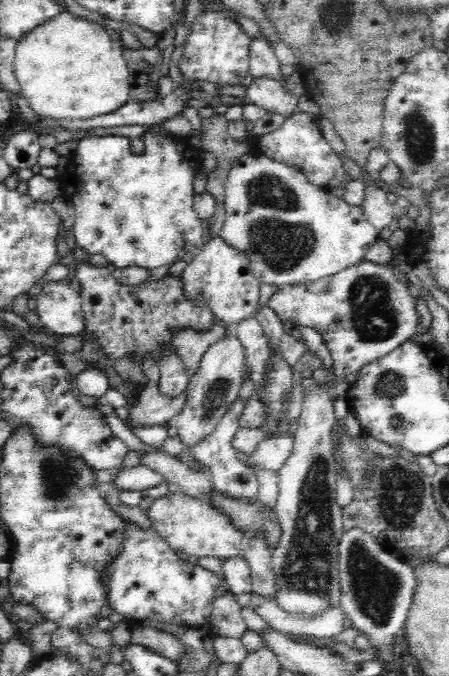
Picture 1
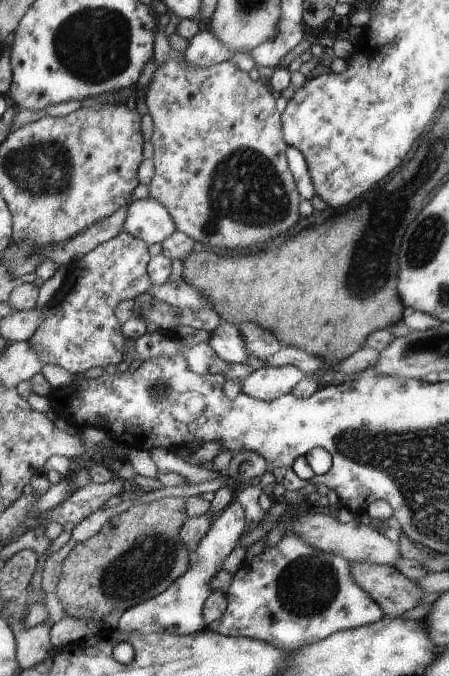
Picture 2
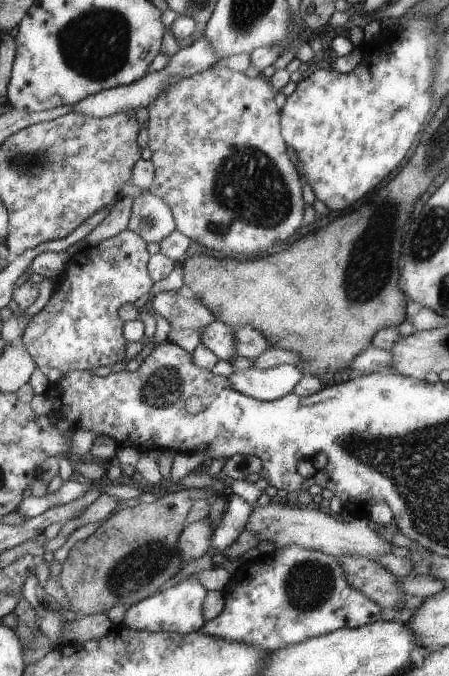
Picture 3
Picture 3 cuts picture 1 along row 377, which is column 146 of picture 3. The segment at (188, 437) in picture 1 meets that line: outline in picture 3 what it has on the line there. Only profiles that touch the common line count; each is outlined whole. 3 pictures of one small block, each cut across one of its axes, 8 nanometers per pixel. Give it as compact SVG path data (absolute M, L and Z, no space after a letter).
M145 189L133 199L126 229L137 233L146 243L158 243L176 230L175 216L167 201Z

